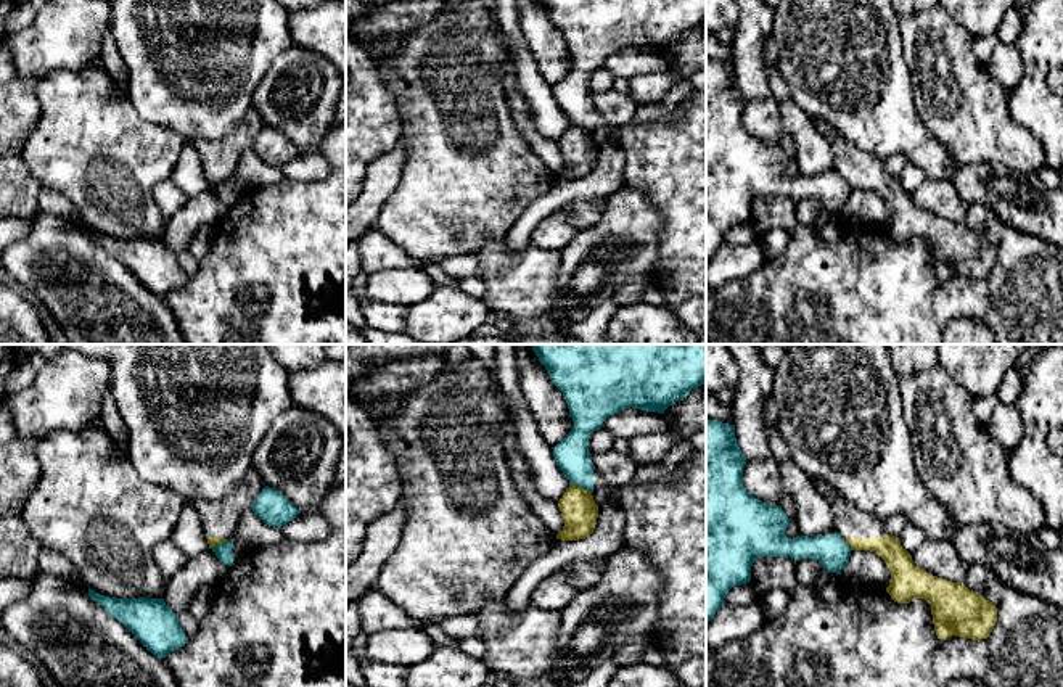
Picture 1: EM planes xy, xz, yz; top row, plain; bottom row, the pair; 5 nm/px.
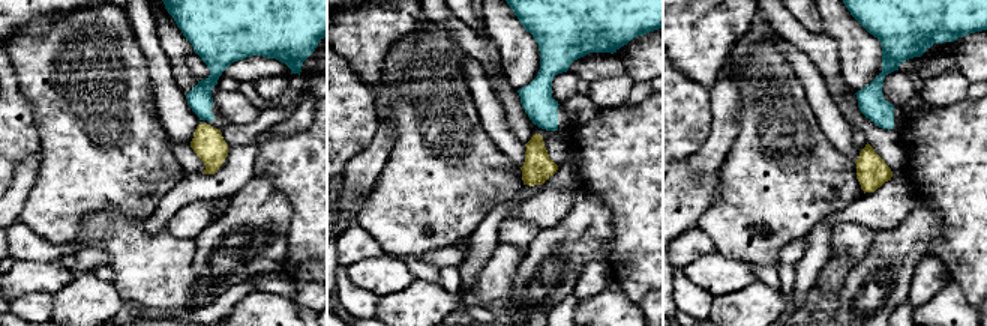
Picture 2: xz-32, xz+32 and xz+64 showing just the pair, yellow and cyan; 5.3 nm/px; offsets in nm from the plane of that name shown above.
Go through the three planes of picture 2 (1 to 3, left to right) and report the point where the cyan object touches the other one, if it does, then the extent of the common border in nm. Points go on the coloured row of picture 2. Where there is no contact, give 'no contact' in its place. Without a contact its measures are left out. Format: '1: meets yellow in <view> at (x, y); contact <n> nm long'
1: no contact
2: no contact
3: no contact

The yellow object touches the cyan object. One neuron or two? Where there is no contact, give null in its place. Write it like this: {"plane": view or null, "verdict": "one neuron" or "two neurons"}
{"plane": "xz", "verdict": "two neurons"}

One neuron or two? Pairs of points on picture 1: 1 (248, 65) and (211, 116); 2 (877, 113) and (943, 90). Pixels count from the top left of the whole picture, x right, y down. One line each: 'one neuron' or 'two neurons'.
1: one neuron
2: two neurons

